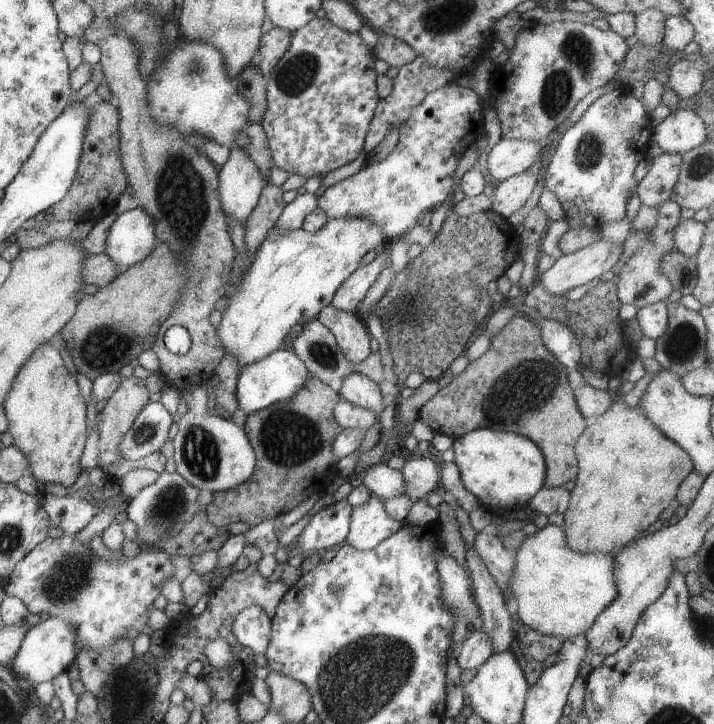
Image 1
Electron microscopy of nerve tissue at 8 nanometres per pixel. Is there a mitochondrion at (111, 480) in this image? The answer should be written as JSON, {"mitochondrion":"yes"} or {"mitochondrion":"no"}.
{"mitochondrion":"no"}

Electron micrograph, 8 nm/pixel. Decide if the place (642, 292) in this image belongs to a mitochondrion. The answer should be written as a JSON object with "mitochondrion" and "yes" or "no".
{"mitochondrion":"yes"}

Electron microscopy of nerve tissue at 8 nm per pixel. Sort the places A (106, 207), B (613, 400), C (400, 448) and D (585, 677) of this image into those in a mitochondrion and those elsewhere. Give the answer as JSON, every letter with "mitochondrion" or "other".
{"A":"other","B":"other","C":"other","D":"other"}

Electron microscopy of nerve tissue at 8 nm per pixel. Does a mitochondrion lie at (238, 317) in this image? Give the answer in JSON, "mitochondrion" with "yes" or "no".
{"mitochondrion":"no"}

